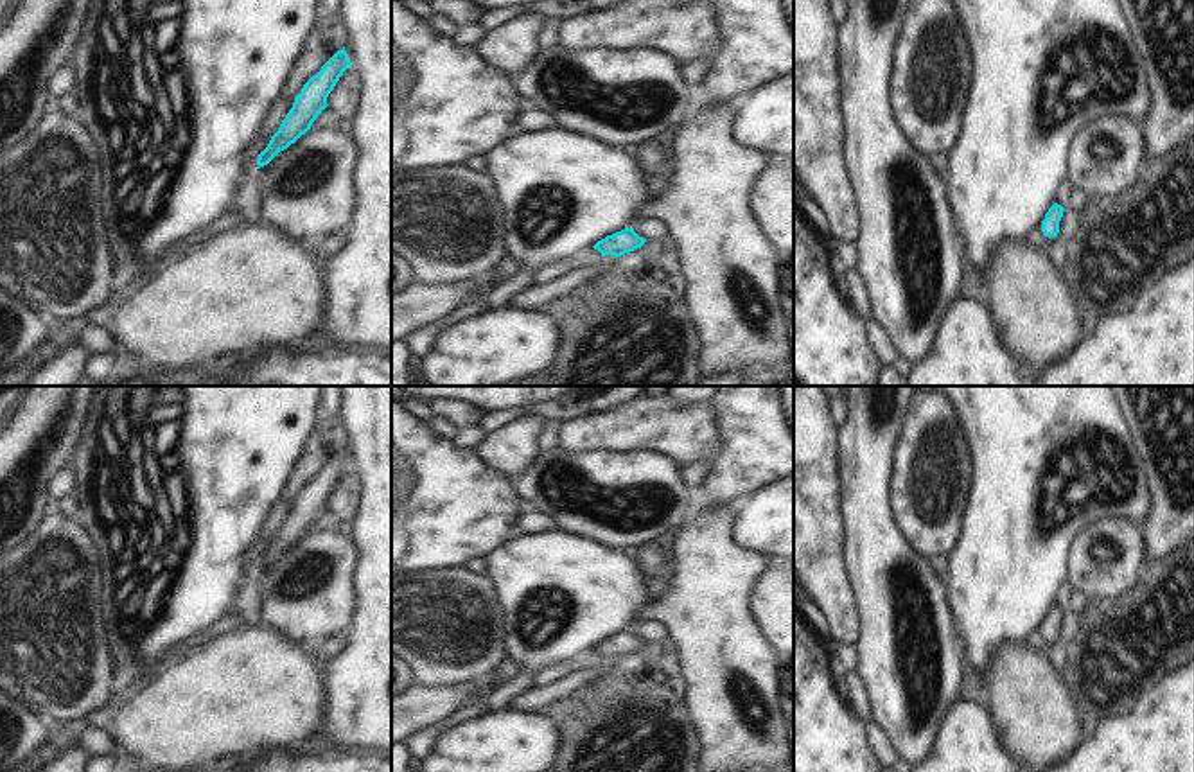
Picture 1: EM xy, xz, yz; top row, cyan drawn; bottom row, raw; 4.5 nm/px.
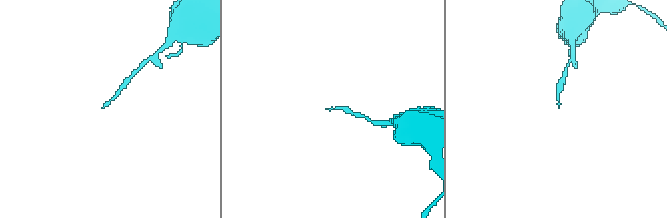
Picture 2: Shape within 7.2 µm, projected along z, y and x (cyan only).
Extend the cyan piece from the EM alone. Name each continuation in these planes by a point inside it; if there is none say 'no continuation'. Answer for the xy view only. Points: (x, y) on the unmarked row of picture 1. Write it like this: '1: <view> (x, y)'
no continuation

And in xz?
no continuation

